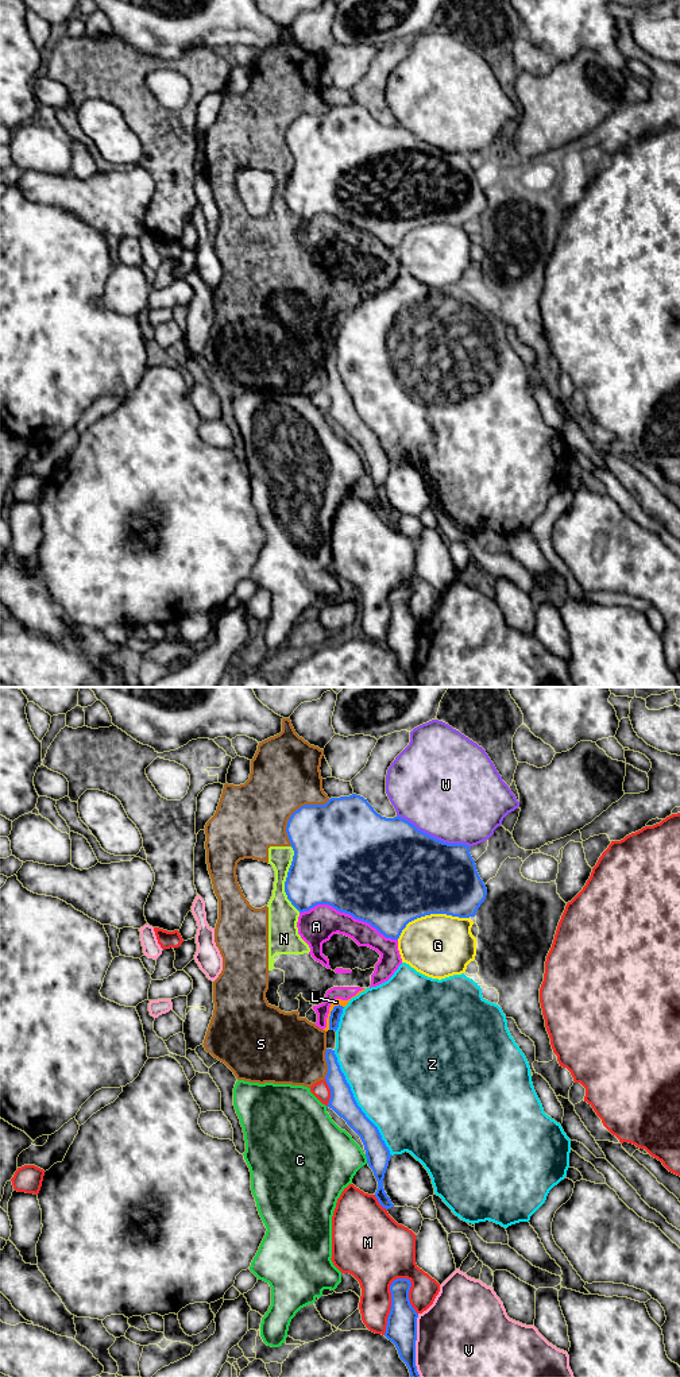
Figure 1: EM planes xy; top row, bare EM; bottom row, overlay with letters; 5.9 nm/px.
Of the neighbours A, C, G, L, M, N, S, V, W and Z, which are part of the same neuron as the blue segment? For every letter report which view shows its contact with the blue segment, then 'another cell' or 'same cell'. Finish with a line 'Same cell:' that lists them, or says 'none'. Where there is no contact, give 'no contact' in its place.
A: xy | another cell
C: xy | another cell
G: xy | another cell
L: xy | another cell
M: xy | another cell
N: xy | another cell
S: xy | another cell
V: xy | another cell
W: xy | another cell
Z: xy | another cell
Same cell: none

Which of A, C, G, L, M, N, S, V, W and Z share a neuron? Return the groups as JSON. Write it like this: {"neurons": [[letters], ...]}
{"neurons": [["A", "L", "N", "S"], ["C"], ["G"], ["M"], ["V"], ["W"], ["Z"]]}

